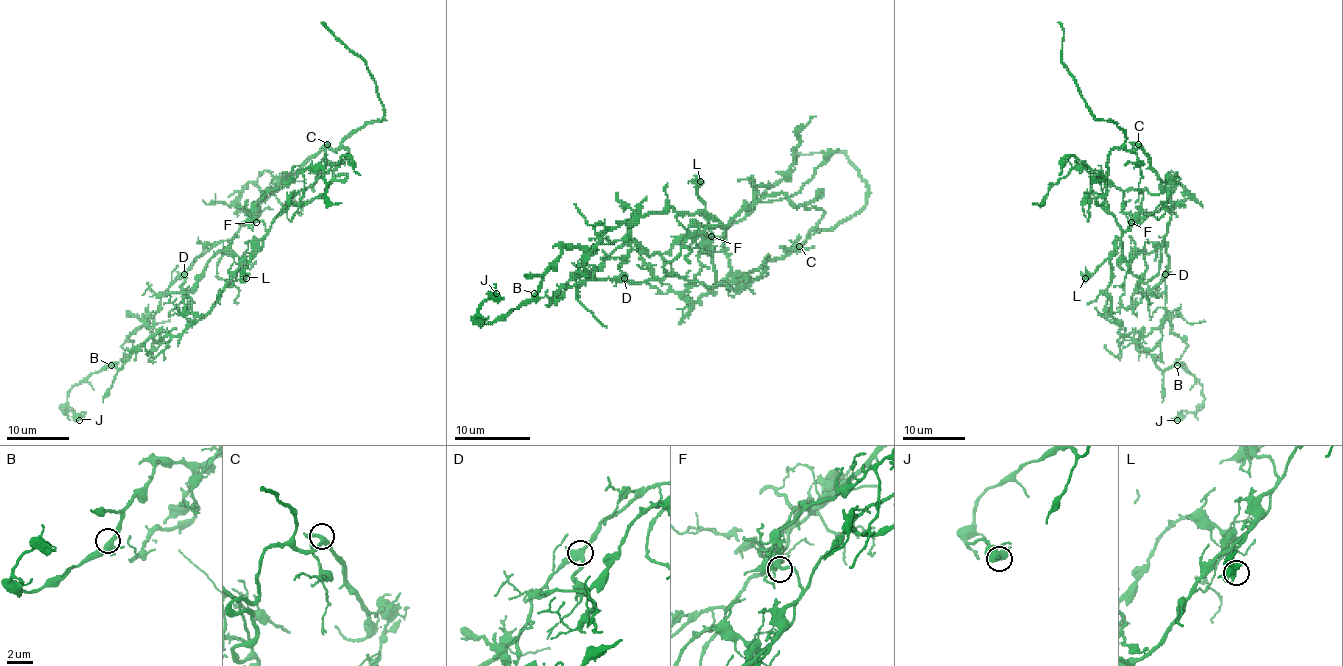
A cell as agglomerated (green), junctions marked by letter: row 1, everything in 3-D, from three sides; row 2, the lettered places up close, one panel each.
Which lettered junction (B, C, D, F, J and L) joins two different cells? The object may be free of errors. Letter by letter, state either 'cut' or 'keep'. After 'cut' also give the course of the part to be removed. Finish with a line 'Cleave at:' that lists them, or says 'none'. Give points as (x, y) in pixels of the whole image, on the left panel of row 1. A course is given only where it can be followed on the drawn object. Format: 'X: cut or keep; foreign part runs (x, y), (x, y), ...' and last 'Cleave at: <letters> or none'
B: keep
C: keep
D: keep
F: keep
J: keep
L: keep
Cleave at: none

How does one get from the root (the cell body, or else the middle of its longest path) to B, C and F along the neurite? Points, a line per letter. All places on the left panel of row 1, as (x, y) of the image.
B: (249, 220), (195, 260), (161, 296), (159, 309), (128, 337), (122, 346), (125, 356), (111, 365)
C: (249, 220), (251, 211), (257, 204), (277, 190), (327, 144)
F: (249, 220), (251, 211), (260, 203), (256, 222)

